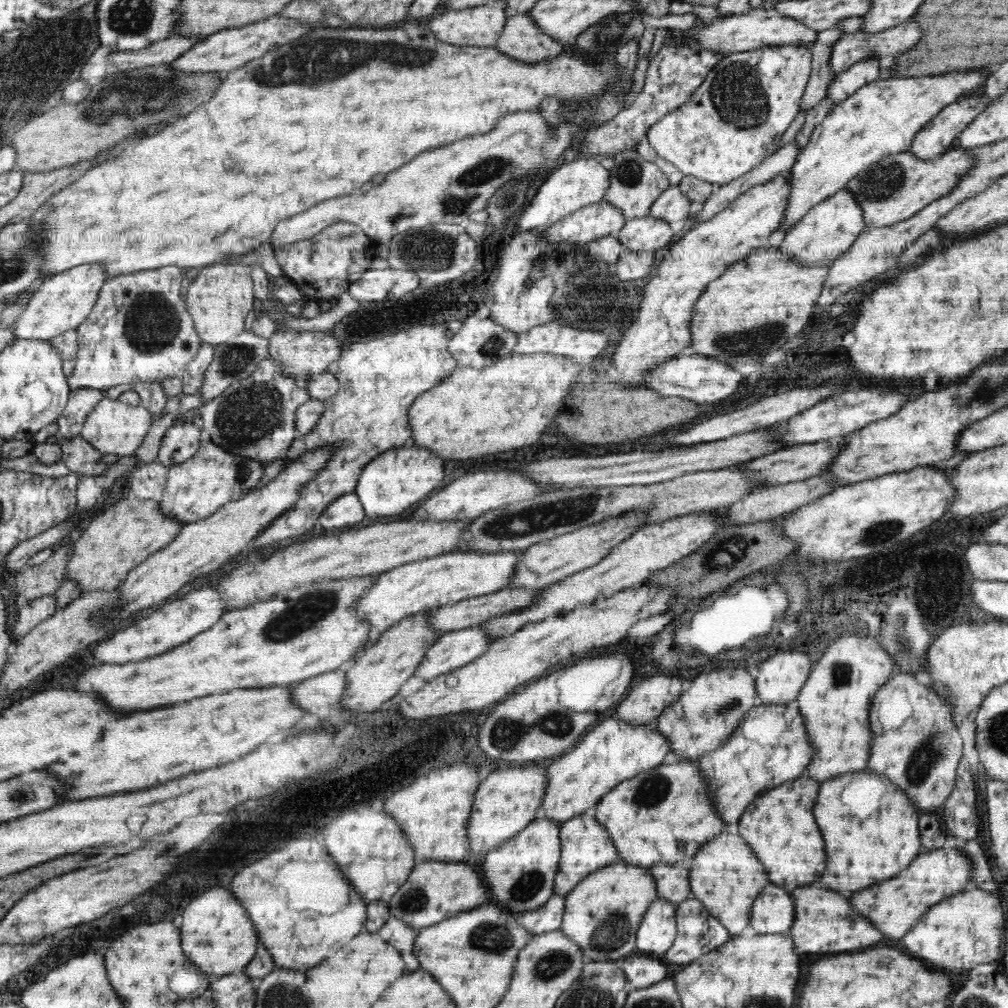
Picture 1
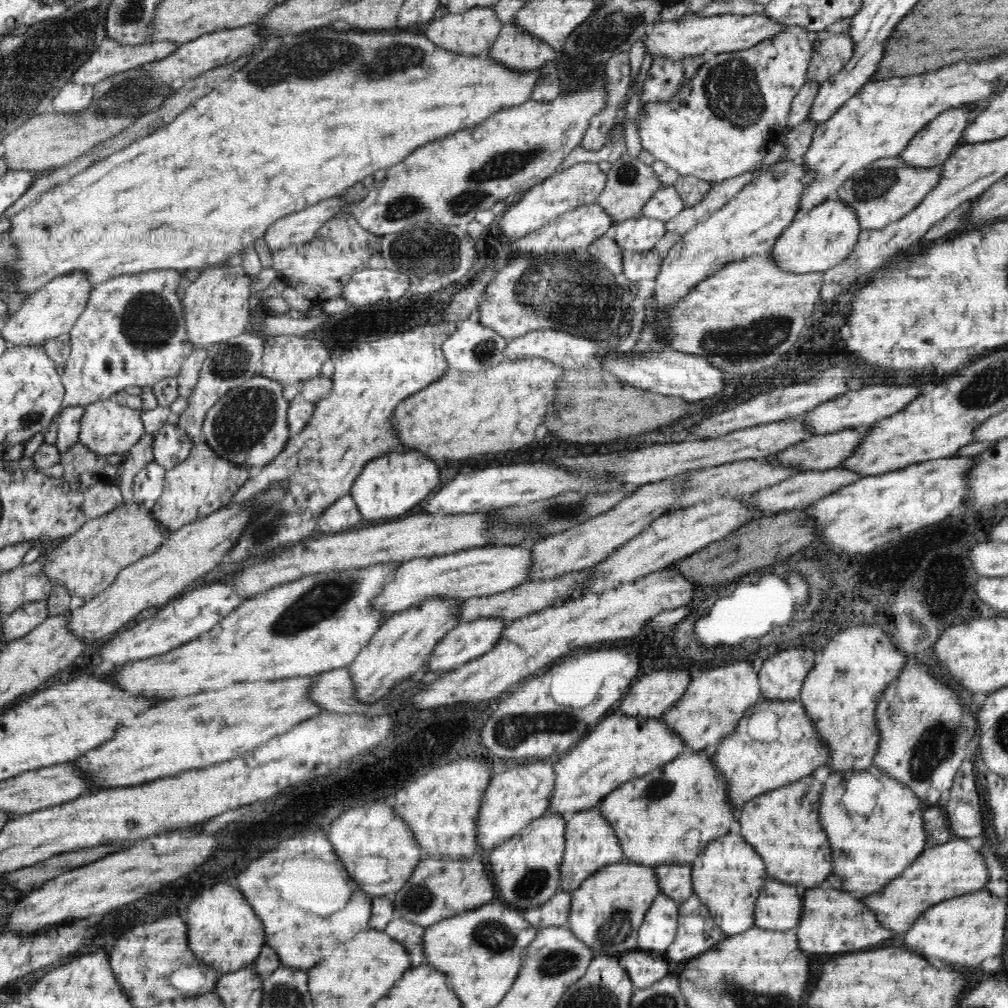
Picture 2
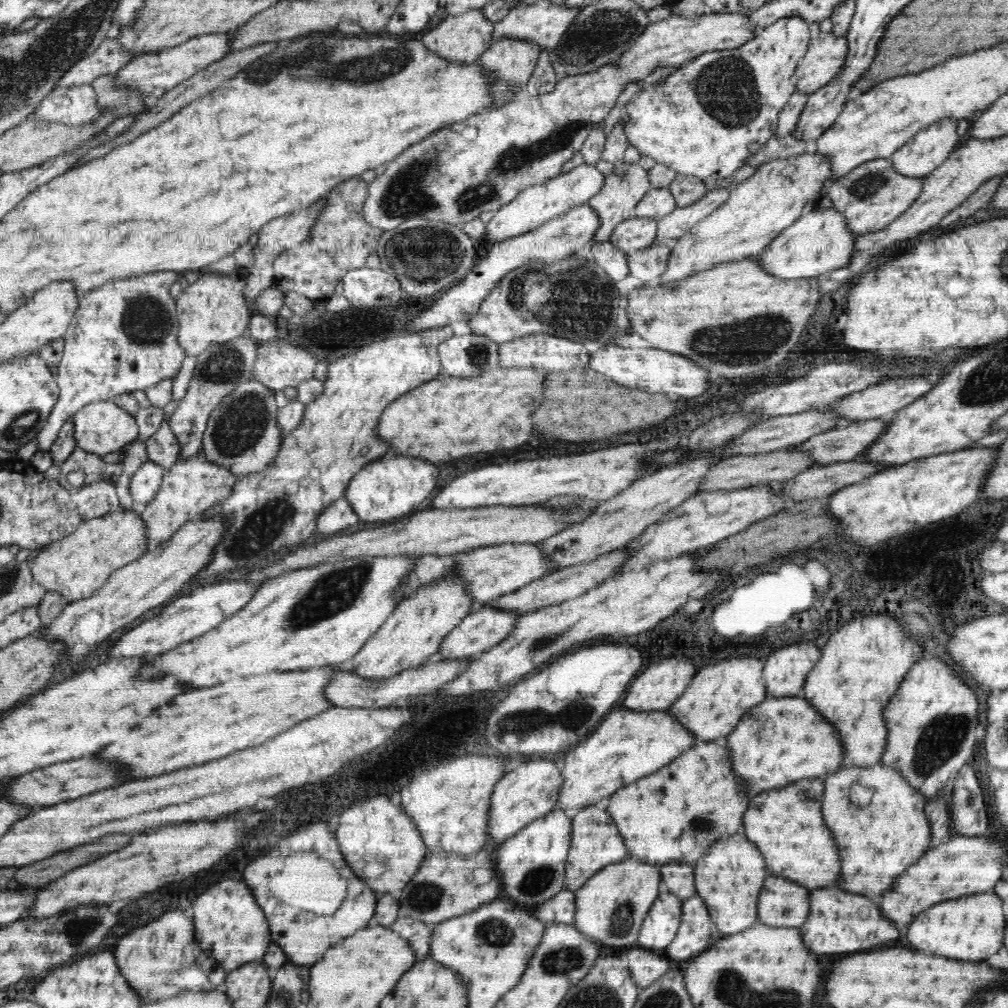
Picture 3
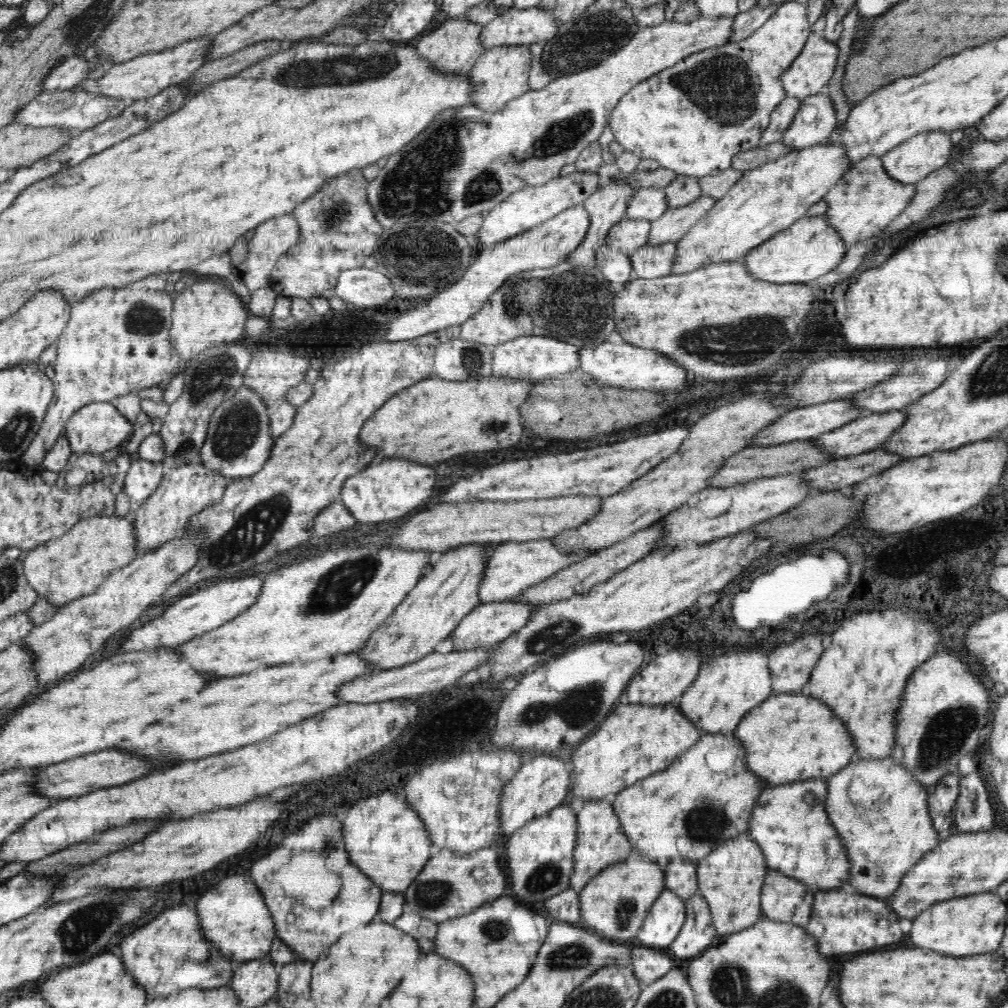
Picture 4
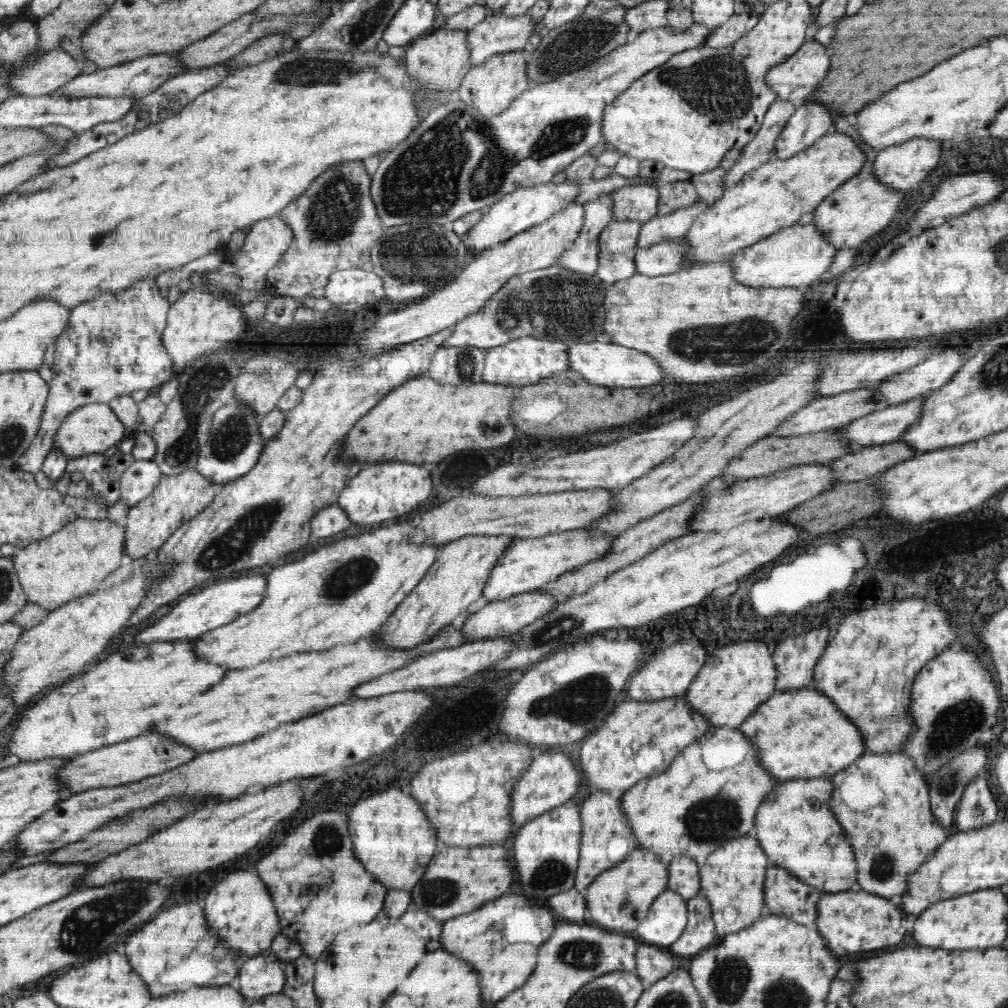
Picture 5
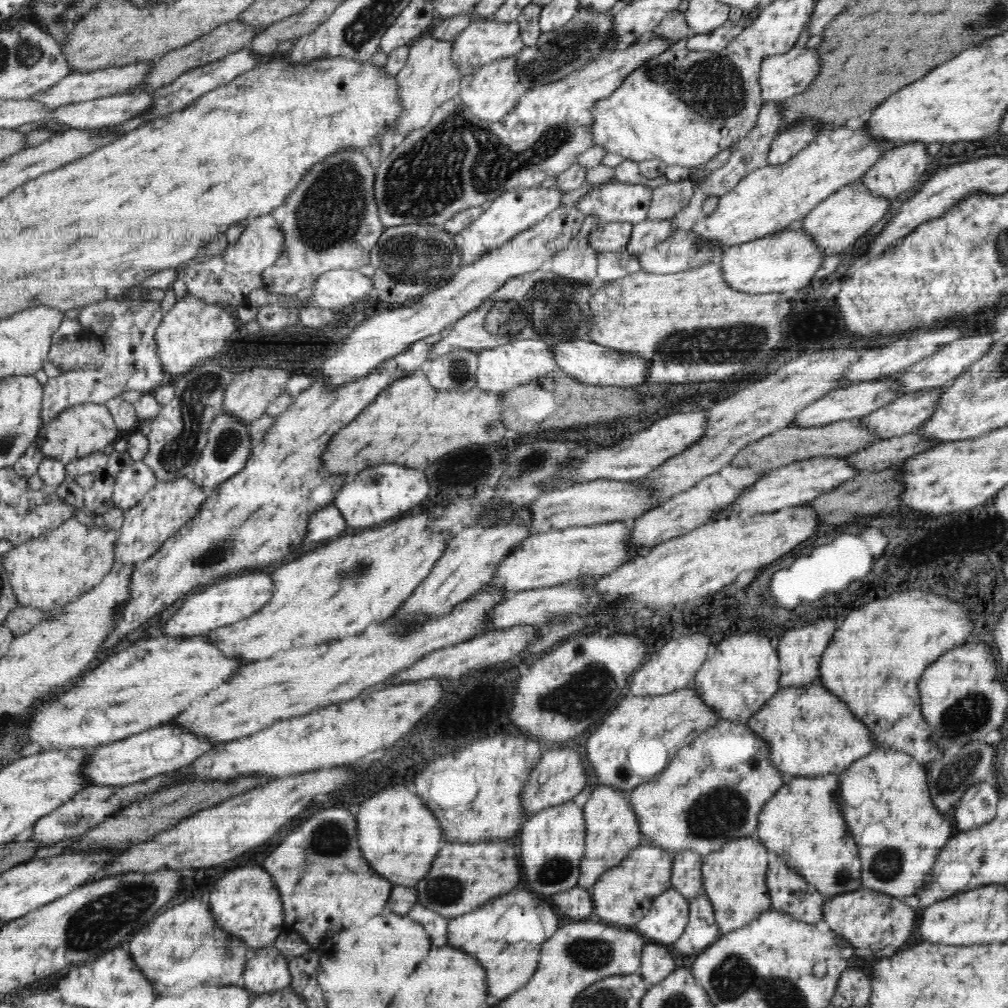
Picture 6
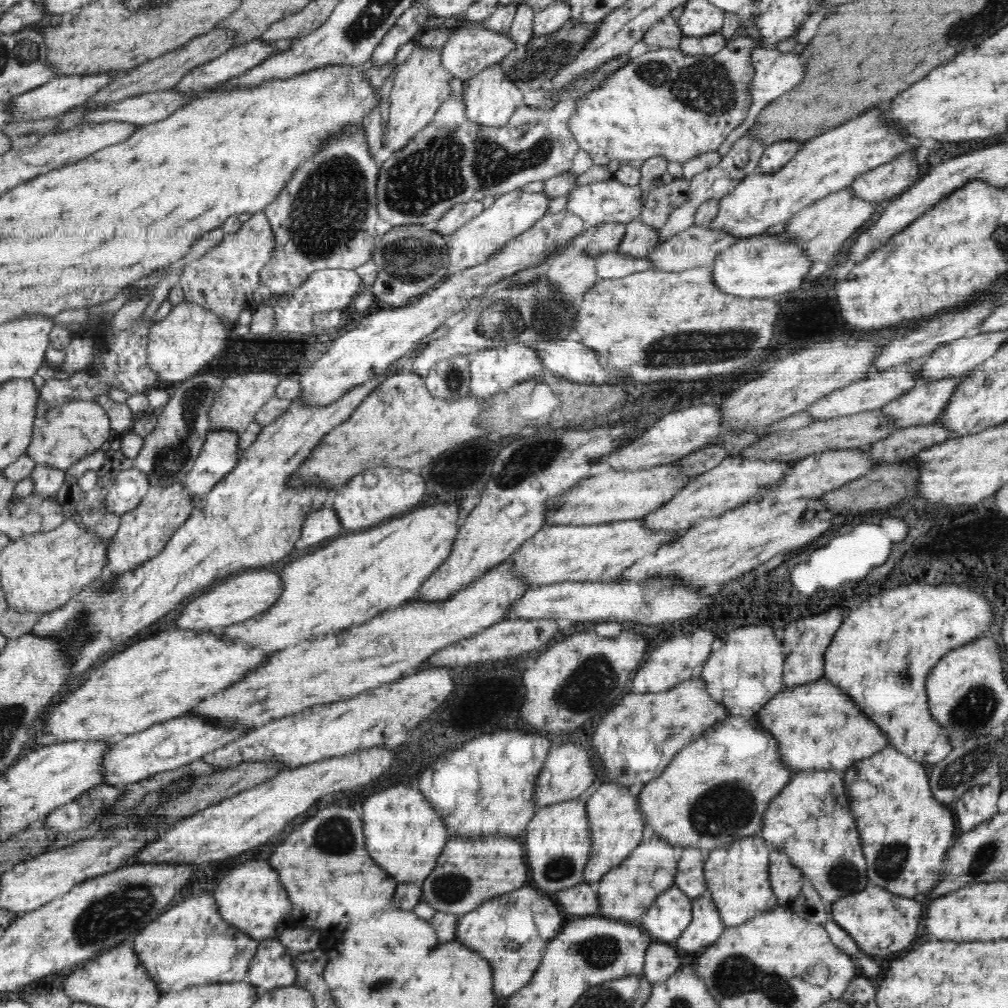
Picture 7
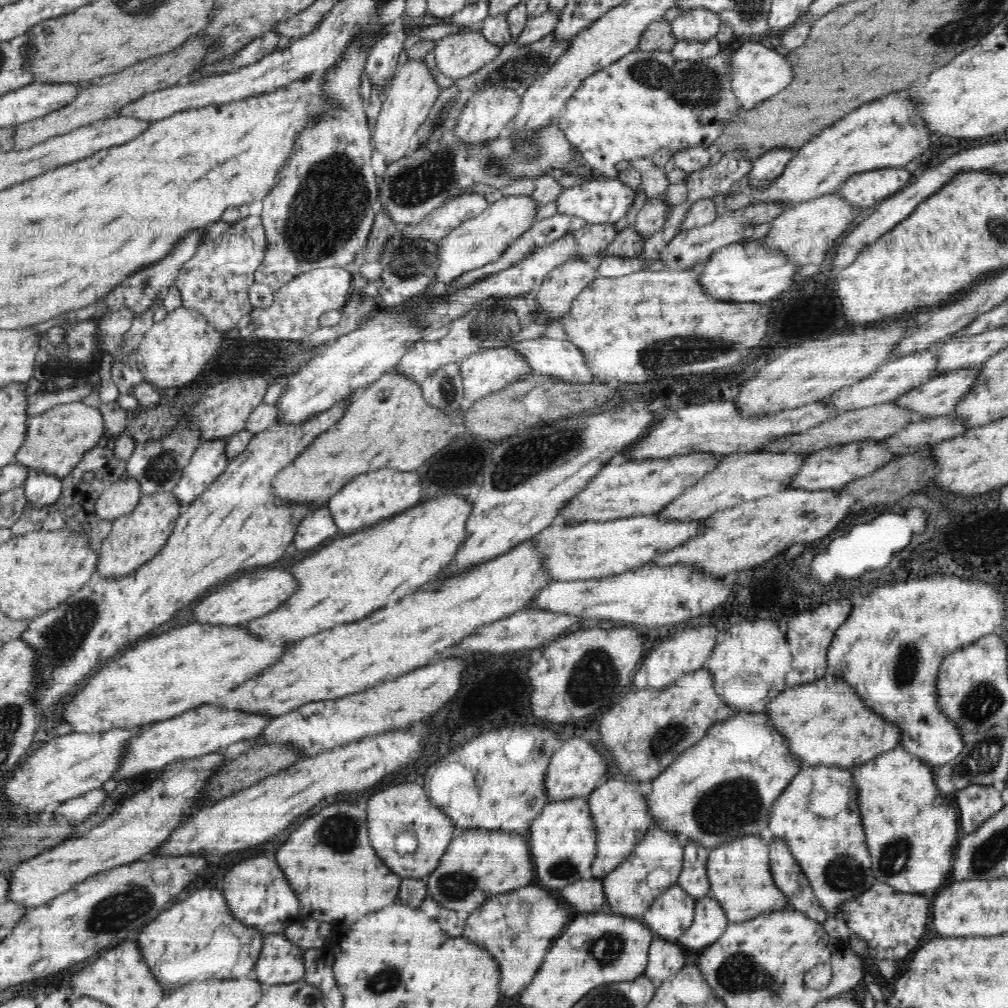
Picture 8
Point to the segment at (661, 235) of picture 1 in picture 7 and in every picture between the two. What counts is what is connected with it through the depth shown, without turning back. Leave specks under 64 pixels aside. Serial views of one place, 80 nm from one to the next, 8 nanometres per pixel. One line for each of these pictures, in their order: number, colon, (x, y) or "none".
2: (640, 234)
3: (636, 233)
4: (627, 235)
5: (619, 236)
6: (609, 238)
7: (595, 240)

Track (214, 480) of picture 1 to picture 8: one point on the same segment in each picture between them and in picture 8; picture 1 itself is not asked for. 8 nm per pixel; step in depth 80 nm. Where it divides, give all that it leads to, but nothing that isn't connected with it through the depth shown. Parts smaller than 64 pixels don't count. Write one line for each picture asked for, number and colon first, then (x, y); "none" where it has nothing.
2: (203, 483)
3: (189, 487)
4: (183, 492)
5: (176, 499)
6: (168, 506)
7: (143, 533)
8: (137, 537)

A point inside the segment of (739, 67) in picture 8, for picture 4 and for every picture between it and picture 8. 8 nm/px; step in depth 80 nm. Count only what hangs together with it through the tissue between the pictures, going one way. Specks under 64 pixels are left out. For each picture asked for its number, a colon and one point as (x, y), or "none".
4: (809, 74)
5: (797, 77)
6: (781, 76)
7: (775, 72)

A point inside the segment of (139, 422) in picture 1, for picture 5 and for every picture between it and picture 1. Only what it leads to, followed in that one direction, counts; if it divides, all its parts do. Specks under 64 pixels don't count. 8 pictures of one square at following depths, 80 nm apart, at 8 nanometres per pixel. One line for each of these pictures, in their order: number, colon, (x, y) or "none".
2: (107, 427)
3: (102, 427)
4: (97, 427)
5: (93, 428)

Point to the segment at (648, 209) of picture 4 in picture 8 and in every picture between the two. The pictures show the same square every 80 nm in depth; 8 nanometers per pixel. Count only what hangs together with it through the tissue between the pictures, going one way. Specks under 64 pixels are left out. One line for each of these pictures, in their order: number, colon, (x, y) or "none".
5: (635, 202)
6: (611, 202)
7: (610, 201)
8: (604, 200)

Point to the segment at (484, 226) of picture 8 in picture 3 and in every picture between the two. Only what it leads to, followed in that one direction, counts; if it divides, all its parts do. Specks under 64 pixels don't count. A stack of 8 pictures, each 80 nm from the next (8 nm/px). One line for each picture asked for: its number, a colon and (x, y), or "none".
3: (531, 208)
4: (526, 208)
5: (519, 210)
6: (512, 212)
7: (474, 242)

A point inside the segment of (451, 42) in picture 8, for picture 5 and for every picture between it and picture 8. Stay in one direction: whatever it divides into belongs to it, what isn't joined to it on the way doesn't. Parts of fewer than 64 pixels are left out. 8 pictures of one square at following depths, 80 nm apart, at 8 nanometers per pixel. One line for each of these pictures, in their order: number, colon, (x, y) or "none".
5: (498, 34)
6: (485, 41)
7: (472, 47)

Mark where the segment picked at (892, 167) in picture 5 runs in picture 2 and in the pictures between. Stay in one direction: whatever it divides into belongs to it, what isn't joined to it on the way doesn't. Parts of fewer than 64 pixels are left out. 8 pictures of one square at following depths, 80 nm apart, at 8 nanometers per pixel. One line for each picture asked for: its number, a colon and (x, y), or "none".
2: (931, 146)
3: (929, 148)
4: (913, 160)

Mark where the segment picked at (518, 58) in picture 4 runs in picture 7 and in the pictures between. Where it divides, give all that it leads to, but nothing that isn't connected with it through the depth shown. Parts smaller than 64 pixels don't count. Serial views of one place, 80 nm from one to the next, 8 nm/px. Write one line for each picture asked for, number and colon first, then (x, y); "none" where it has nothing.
5: (490, 87)
6: (490, 93)
7: (491, 98)

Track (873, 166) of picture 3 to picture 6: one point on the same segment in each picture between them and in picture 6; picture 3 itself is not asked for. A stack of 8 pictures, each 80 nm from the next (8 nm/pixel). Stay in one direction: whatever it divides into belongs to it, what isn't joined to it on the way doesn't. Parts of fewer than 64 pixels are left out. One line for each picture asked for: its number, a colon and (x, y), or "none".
4: (866, 199)
5: (861, 207)
6: (834, 224)

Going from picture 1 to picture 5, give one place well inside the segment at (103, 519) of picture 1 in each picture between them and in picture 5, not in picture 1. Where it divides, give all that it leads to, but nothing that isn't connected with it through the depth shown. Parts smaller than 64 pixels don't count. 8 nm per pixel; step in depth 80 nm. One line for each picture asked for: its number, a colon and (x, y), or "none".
2: (87, 562)
3: (76, 566)
4: (75, 564)
5: (72, 562)

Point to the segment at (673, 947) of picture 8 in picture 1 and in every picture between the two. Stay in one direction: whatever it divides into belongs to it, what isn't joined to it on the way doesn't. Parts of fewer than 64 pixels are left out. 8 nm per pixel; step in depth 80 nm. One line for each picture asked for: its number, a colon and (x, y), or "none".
1: (641, 972)
2: (642, 968)
3: (645, 967)
4: (648, 965)
5: (653, 963)
6: (656, 961)
7: (662, 960)

